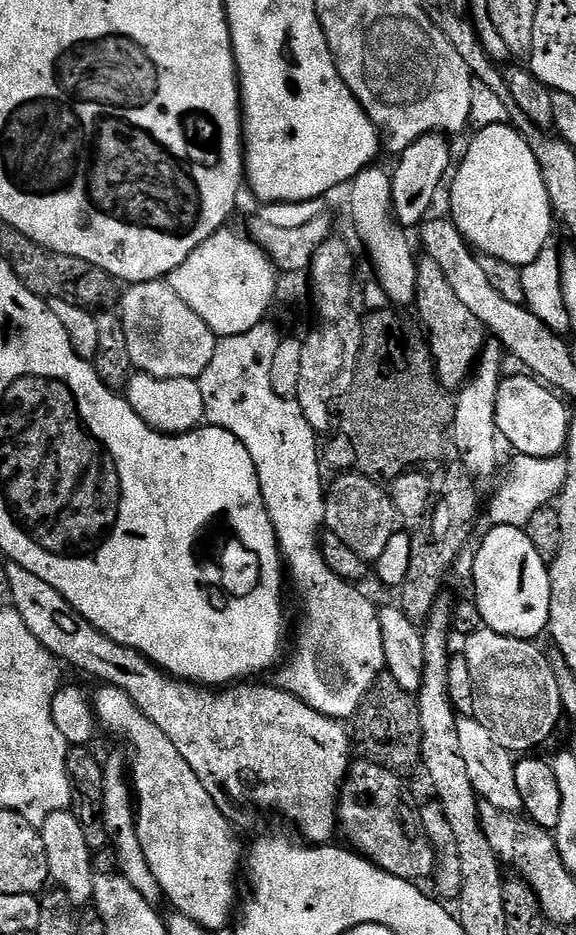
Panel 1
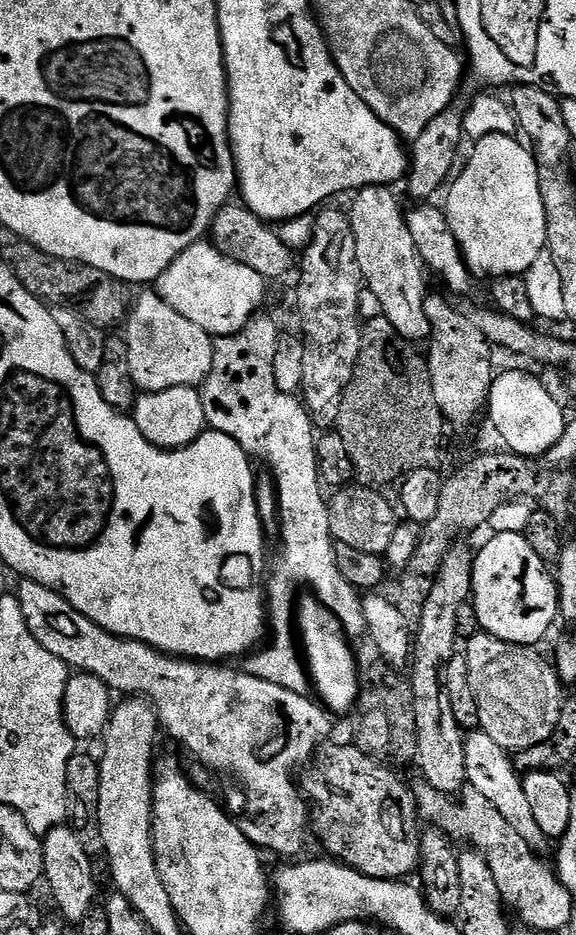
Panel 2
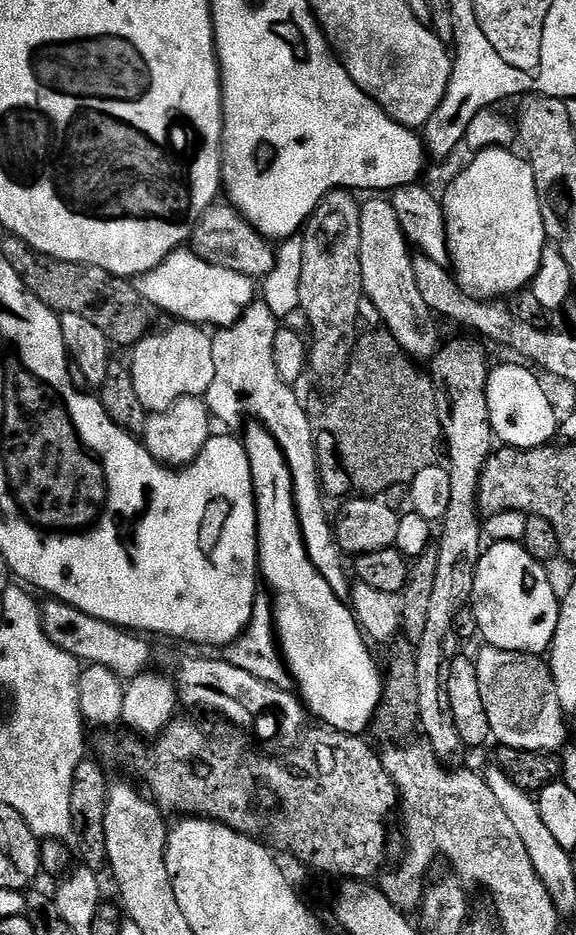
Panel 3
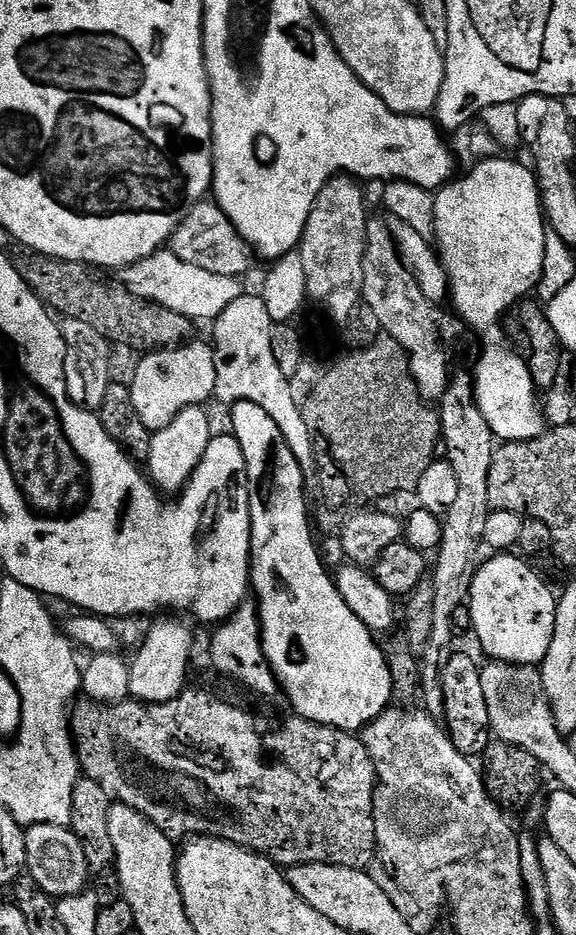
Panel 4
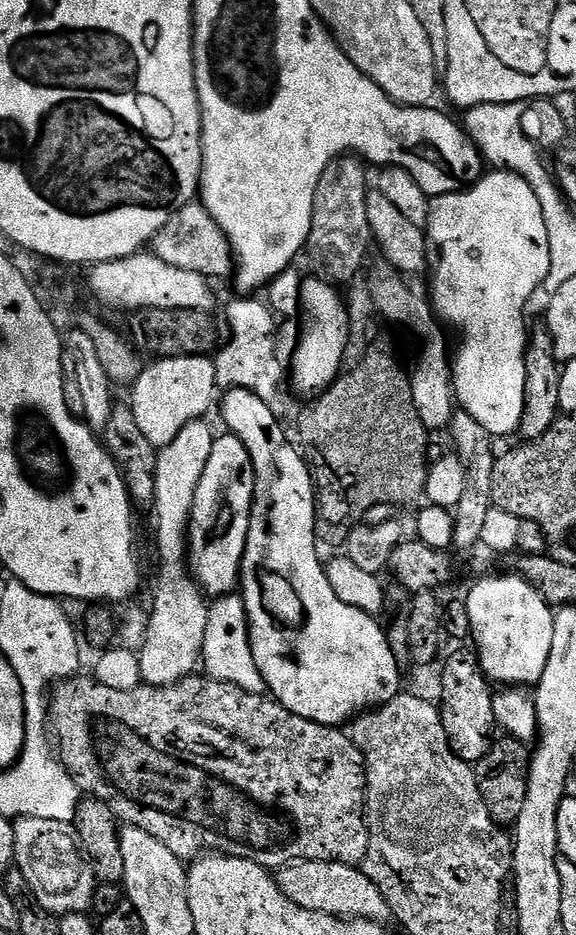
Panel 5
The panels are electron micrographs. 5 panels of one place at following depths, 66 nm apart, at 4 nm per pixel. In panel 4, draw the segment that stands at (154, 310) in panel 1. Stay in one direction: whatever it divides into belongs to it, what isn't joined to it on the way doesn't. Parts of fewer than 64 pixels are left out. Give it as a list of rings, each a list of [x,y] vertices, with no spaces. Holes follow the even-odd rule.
[[[189,342],[183,344],[181,348],[165,348],[163,352],[150,352],[139,357],[140,365],[137,366],[132,380],[130,379],[130,387],[134,406],[137,408],[139,416],[142,417],[142,422],[146,422],[146,426],[152,432],[170,426],[170,422],[174,422],[174,418],[178,418],[178,414],[182,414],[182,410],[207,405],[207,400],[211,401],[215,397],[213,345],[208,342],[207,344],[196,343]]]

